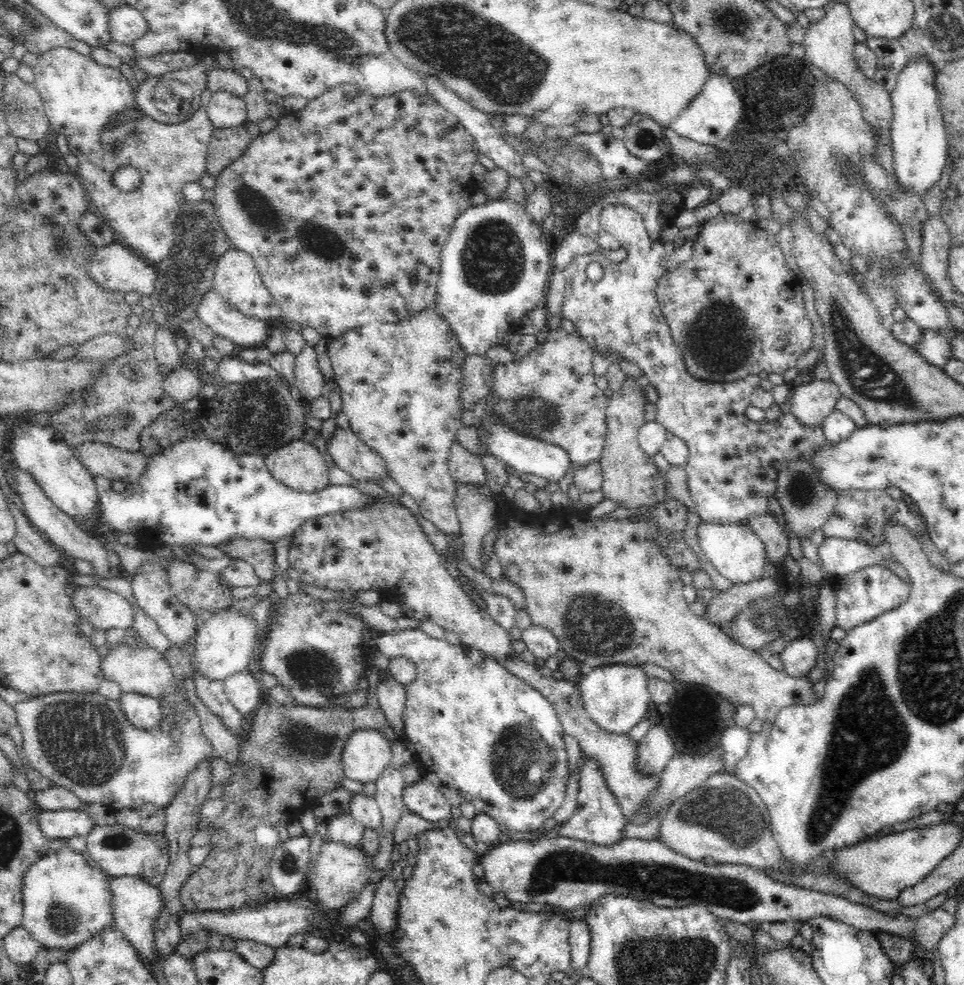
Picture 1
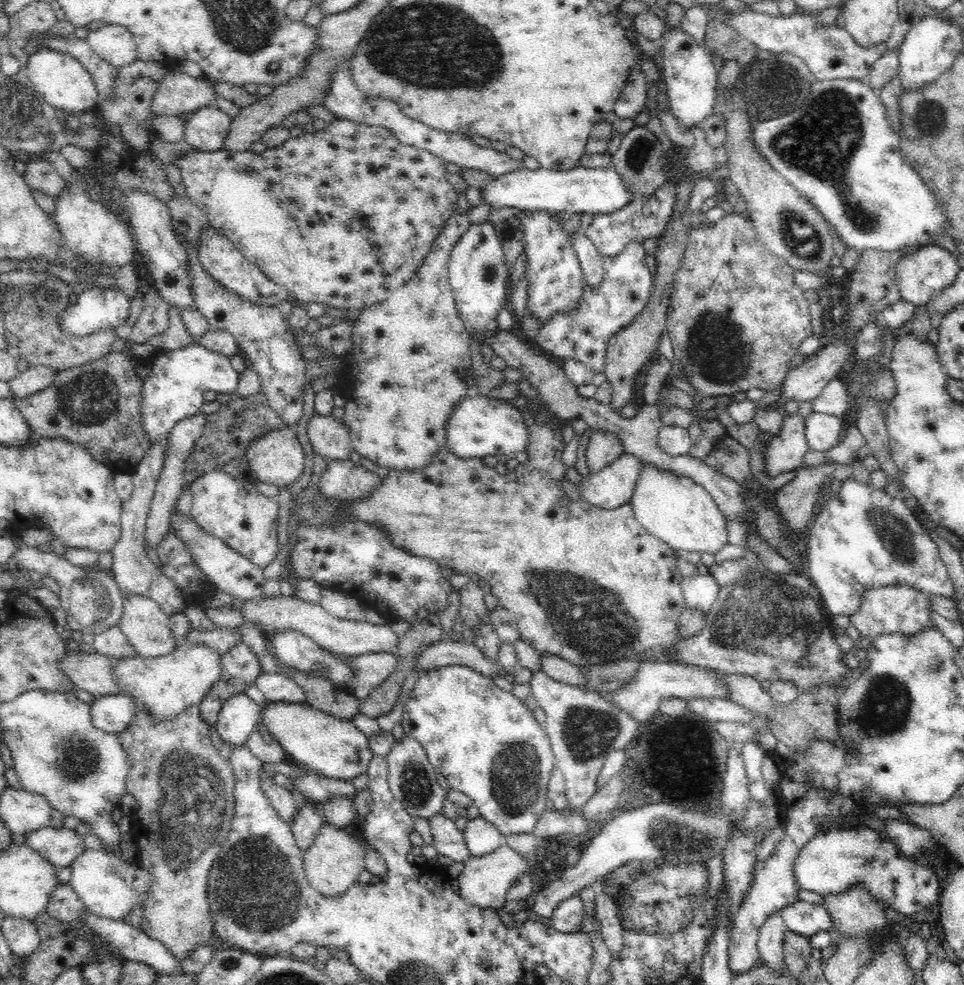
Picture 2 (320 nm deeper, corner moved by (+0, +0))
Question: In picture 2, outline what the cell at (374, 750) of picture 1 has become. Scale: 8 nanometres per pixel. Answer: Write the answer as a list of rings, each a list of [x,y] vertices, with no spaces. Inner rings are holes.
[[[269,701],[261,708],[259,717],[290,761],[302,762],[302,765],[310,766],[310,770],[316,770],[316,773],[324,776],[351,781],[367,771],[373,758],[368,738],[352,720],[326,714],[310,704]]]

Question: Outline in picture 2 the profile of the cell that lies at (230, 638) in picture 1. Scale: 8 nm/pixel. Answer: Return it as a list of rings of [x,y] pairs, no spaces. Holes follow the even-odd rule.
[[[194,644],[178,647],[164,656],[147,658],[136,655],[136,658],[115,658],[117,662],[117,678],[121,680],[126,691],[121,694],[131,698],[138,706],[144,704],[146,711],[152,711],[158,719],[170,719],[183,709],[197,708],[222,674],[222,652],[207,646]]]

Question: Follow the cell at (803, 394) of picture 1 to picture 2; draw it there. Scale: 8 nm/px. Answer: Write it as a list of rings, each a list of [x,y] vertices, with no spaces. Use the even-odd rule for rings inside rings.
[[[797,413],[788,414],[782,420],[778,434],[767,441],[763,470],[776,478],[784,472],[794,471],[803,464],[803,456],[810,450],[806,440],[805,419]]]

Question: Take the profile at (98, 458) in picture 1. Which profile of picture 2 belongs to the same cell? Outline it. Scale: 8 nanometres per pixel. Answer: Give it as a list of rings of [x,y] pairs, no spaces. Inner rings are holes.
[[[177,505],[172,506],[167,522],[171,530],[171,534],[178,535],[179,542],[186,547],[187,554],[190,554],[191,560],[195,566],[200,567],[209,580],[215,584],[216,588],[223,590],[234,599],[248,601],[258,599],[263,596],[262,586],[265,579],[262,569],[256,566],[249,558],[242,556],[230,548],[224,540],[220,540],[216,536],[212,536],[209,532],[204,532],[193,517],[186,516],[184,512],[178,511]]]

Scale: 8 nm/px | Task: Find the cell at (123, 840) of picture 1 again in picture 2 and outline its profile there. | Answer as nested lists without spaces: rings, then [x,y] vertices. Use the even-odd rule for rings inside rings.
[[[46,827],[25,835],[25,838],[25,844],[41,853],[58,869],[71,866],[86,852],[82,838],[76,834],[76,831],[65,827]]]

